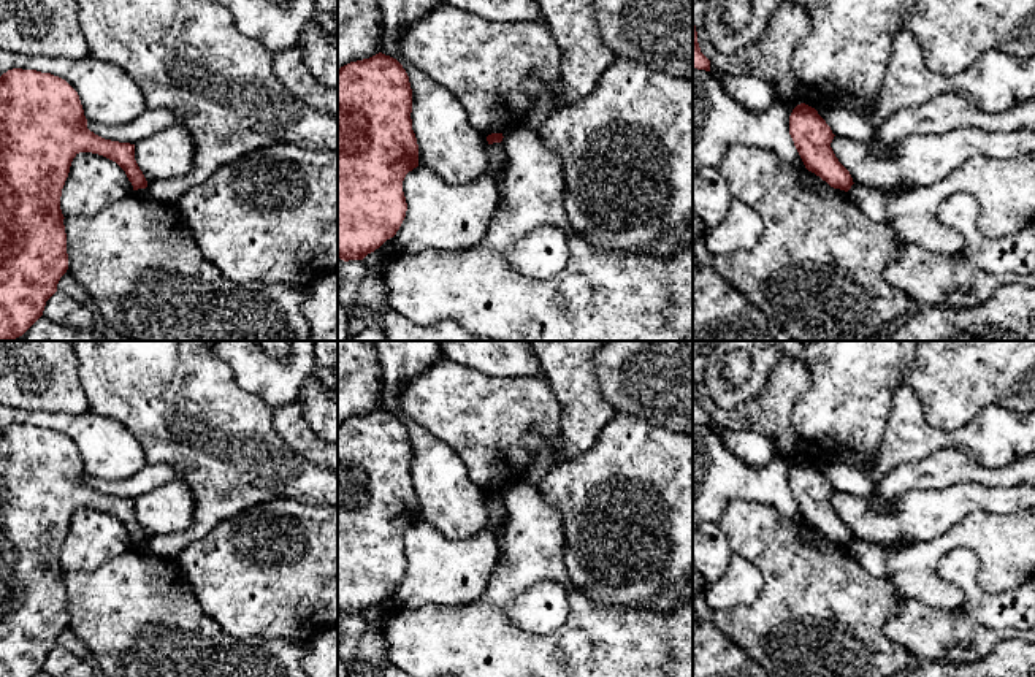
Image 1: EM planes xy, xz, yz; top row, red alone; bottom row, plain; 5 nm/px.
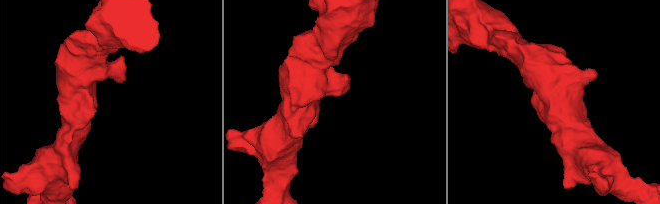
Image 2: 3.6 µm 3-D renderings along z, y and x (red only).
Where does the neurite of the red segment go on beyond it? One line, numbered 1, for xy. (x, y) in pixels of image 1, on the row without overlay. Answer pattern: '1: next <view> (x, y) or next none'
1: next none

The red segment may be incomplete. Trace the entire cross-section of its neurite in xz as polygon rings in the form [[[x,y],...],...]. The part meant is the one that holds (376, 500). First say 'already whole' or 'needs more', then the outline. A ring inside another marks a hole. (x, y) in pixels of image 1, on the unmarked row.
already whole; [[[382,407],[338,423],[338,612],[363,615],[399,585],[407,558],[403,536],[418,522],[418,499],[412,485],[412,444],[403,420]]]

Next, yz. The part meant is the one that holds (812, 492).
already whole; [[[805,458],[797,460],[789,471],[789,490],[805,523],[831,542],[848,547],[853,533],[835,512],[831,498],[834,488],[818,466]]]

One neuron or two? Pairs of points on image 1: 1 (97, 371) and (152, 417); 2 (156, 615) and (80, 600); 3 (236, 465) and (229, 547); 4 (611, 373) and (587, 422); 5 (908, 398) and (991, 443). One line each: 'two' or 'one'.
1: one
2: one
3: two
4: two
5: one

